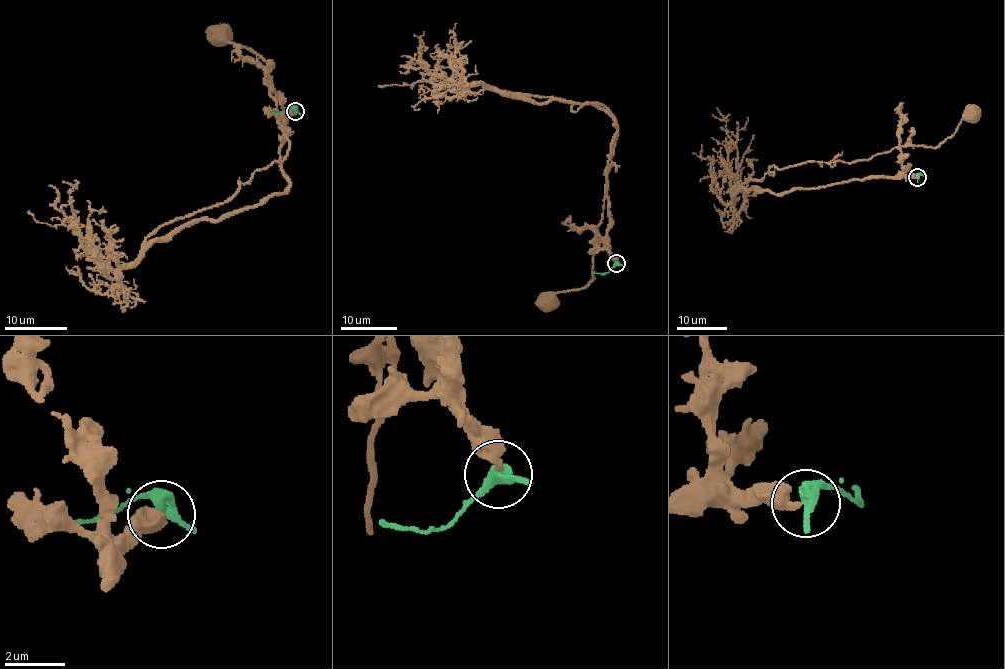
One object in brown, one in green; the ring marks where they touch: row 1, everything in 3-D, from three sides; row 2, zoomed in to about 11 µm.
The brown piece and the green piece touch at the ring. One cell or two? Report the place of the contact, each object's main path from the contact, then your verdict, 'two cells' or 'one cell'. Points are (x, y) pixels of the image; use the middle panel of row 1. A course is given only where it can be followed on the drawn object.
place (616, 263); course brown (616, 262), (605, 240), (596, 237), (593, 280), (579, 288), (558, 292), (550, 308), (543, 305), (546, 301); course green (616, 264), (607, 273), (595, 271); two cells

